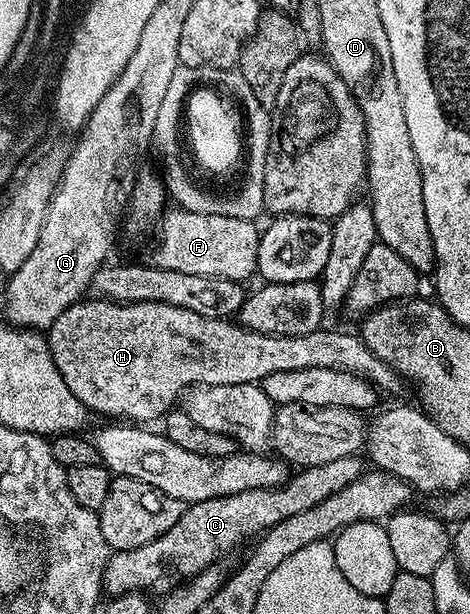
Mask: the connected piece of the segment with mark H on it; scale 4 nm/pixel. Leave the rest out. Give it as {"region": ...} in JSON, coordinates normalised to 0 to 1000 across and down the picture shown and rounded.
{"region":[[[177,485],[145,498],[102,537],[102,552],[119,603],[145,622],[145,635],[170,648],[194,673],[226,674],[260,687],[319,687],[351,679],[381,656],[398,635],[426,625],[549,625],[570,609],[596,609],[596,603],[651,603],[664,596],[698,596],[732,603],[774,616],[806,640],[847,638],[860,621],[834,596],[809,590],[772,557],[768,546],[745,541],[694,541],[679,537],[636,547],[581,547],[517,534],[504,524],[462,515],[417,511],[383,498],[349,492],[289,492],[255,495],[249,489]]]}

